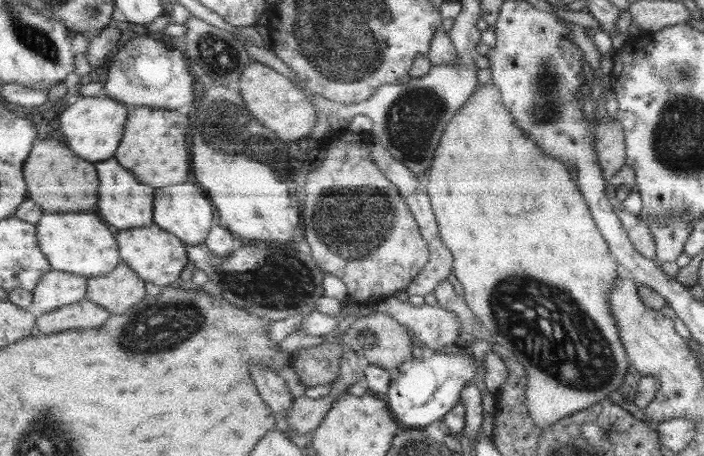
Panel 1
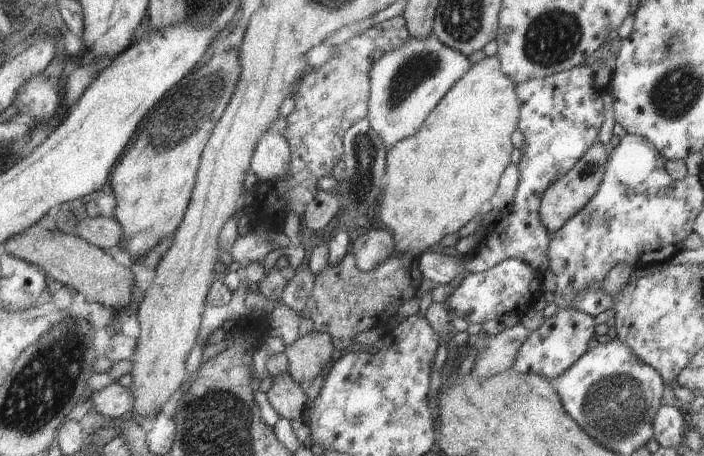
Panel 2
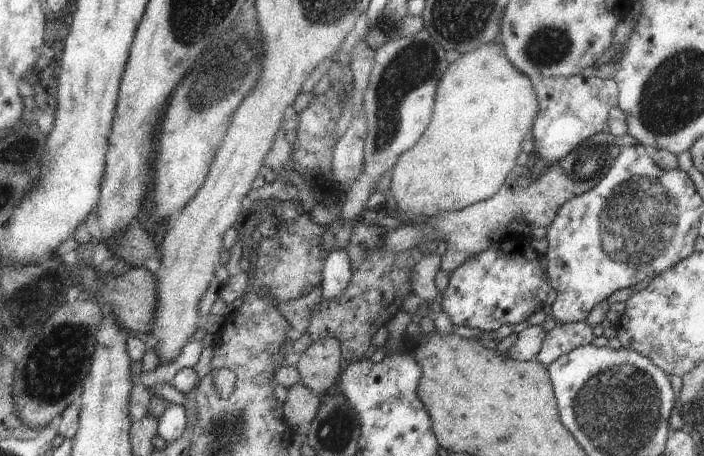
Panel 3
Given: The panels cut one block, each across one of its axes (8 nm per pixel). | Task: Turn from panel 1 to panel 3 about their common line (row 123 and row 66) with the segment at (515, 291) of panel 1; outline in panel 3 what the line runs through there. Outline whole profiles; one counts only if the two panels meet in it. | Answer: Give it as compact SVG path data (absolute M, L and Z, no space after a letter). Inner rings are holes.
M492 41L480 45L475 51L461 54L450 64L439 84L430 128L414 148L399 158L394 167L390 186L392 208L397 208L410 220L420 214L433 219L440 213L463 211L491 199L515 166L521 140L529 132L536 115L538 104L533 81L510 64L502 44Z

